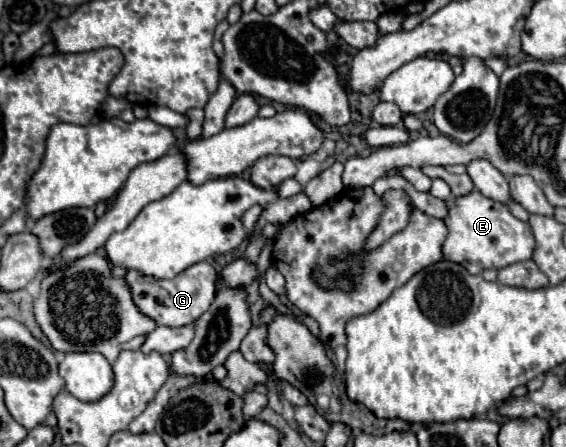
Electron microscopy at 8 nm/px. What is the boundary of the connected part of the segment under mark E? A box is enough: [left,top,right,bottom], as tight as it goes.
[444,190,534,274]

